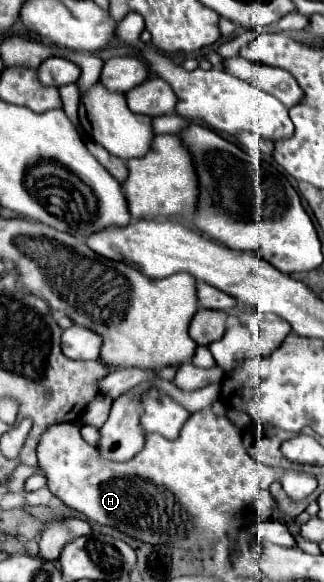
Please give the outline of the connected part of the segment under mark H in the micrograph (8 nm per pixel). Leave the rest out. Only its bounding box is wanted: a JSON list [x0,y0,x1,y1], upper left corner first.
[38,408,282,552]

